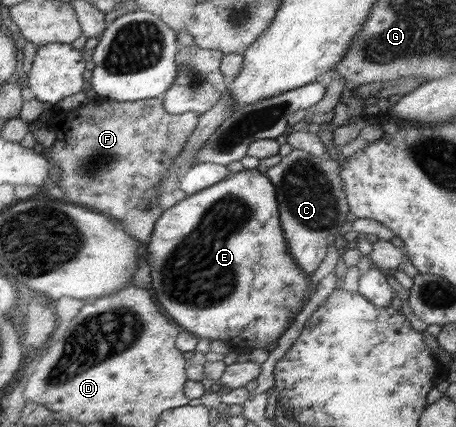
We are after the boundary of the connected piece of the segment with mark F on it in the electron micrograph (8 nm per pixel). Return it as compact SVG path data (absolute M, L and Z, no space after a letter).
M96 96L74 110L55 109L50 120L46 120L44 124L54 133L50 158L53 164L60 168L60 176L53 184L64 192L64 198L68 202L94 208L98 213L120 222L128 210L140 207L145 202L145 194L154 188L154 185L159 184L174 158L181 154L183 145L197 122L198 115L193 112L168 114L163 109L161 97L118 102Z

